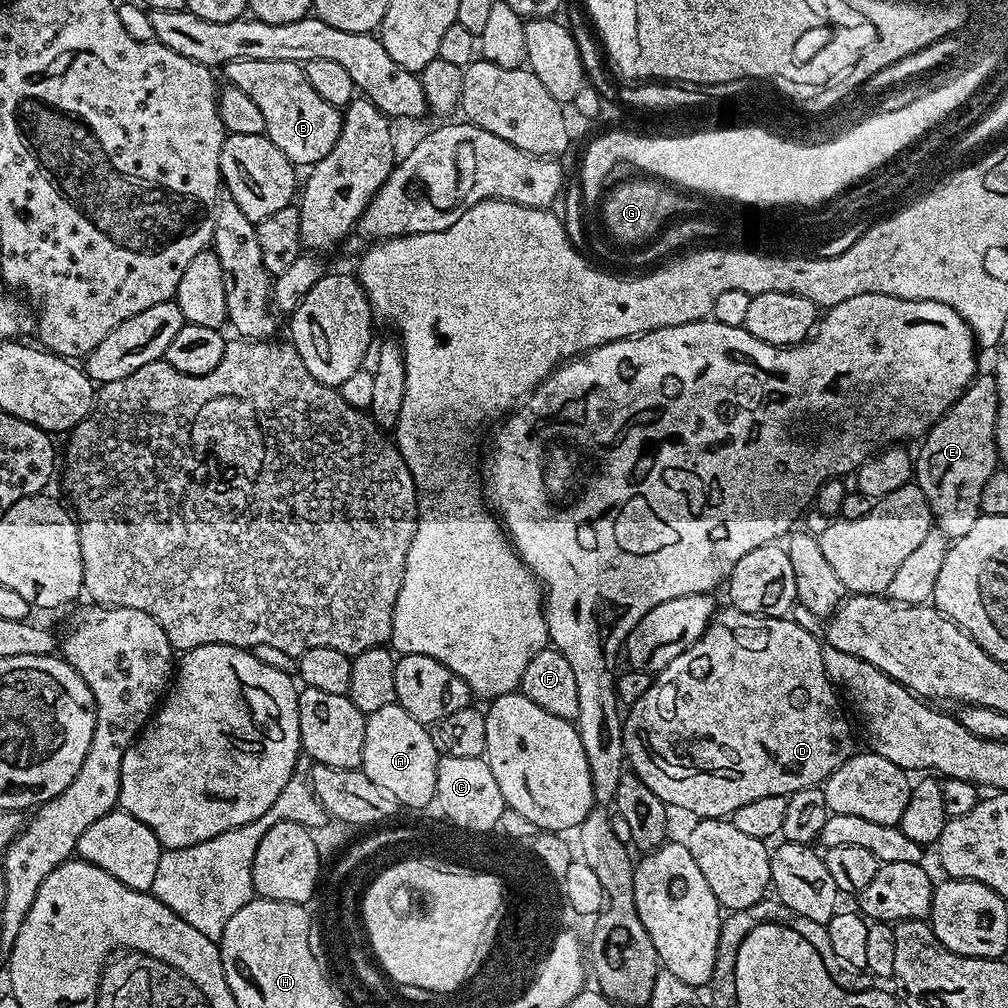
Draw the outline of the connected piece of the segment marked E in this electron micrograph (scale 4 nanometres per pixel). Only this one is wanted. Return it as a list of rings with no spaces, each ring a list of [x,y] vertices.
[[[977,374],[967,390],[952,403],[952,409],[937,424],[933,424],[923,437],[924,445],[914,456],[914,483],[922,490],[926,502],[932,511],[935,527],[941,528],[945,536],[955,538],[965,536],[974,522],[982,514],[980,499],[982,486],[986,486],[986,478],[998,471],[996,455],[996,415],[998,414],[998,386],[995,375]]]

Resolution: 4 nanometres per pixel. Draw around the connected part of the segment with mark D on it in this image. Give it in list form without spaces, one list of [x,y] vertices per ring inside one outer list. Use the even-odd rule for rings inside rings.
[[[724,606],[713,616],[712,623],[704,631],[702,638],[682,650],[682,654],[678,654],[678,658],[671,660],[662,671],[655,673],[649,689],[638,698],[636,704],[627,709],[622,720],[626,764],[639,780],[646,782],[646,786],[650,786],[654,794],[658,794],[663,804],[673,809],[681,808],[684,812],[693,812],[693,817],[705,820],[728,818],[734,810],[738,810],[738,806],[746,806],[746,802],[771,796],[789,797],[803,788],[823,785],[835,768],[842,766],[842,762],[854,755],[852,728],[844,717],[840,700],[842,701],[842,696],[837,685],[830,682],[826,666],[822,666],[821,641],[816,641],[802,625],[795,624],[792,618],[746,614],[737,608]]]

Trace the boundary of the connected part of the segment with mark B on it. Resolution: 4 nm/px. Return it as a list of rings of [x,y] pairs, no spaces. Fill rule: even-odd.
[[[231,60],[223,65],[222,72],[231,87],[240,88],[242,94],[247,94],[254,106],[258,106],[264,135],[274,142],[274,146],[278,146],[278,150],[282,150],[282,154],[286,154],[292,164],[311,166],[334,150],[334,142],[338,142],[344,121],[341,109],[330,106],[326,98],[321,98],[314,91],[301,65],[294,62]]]

